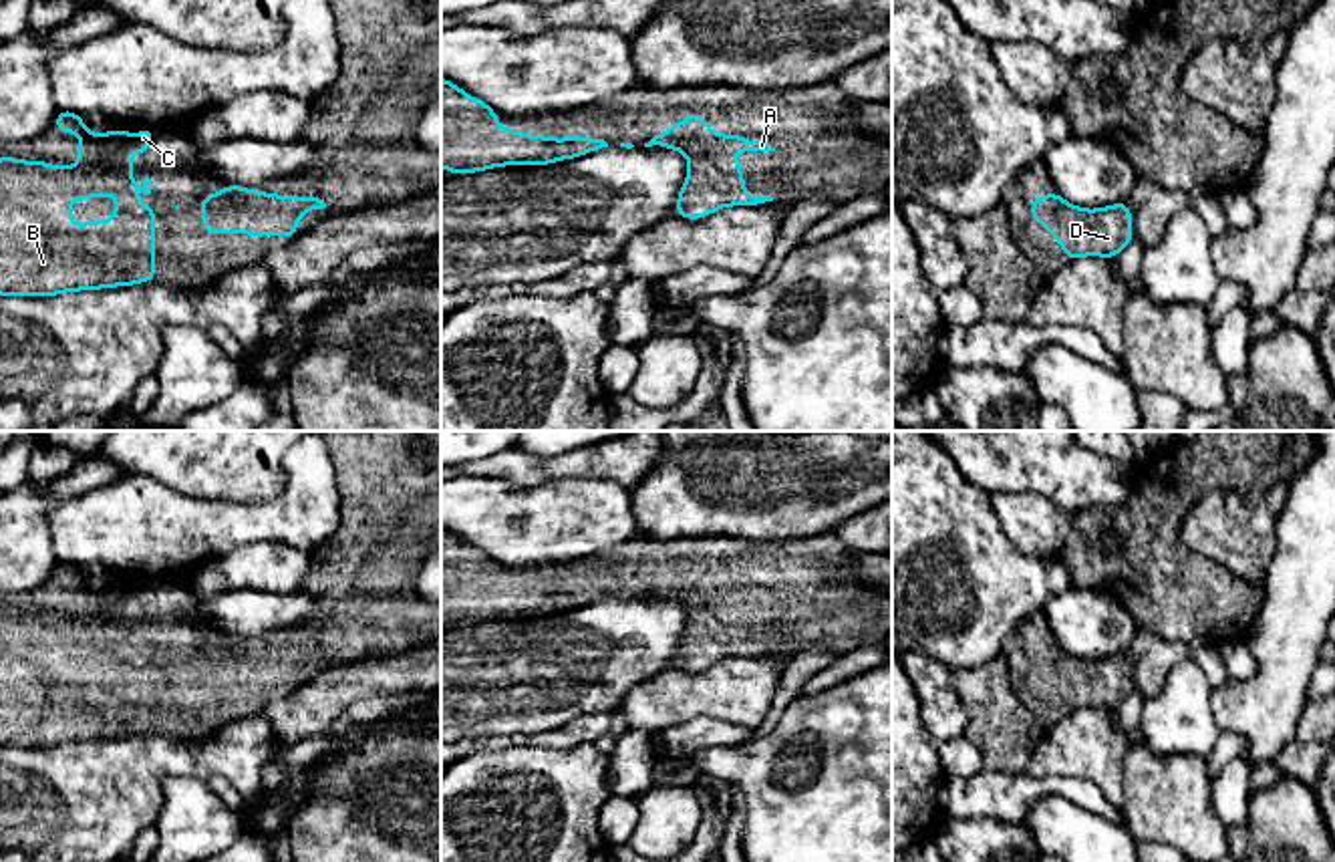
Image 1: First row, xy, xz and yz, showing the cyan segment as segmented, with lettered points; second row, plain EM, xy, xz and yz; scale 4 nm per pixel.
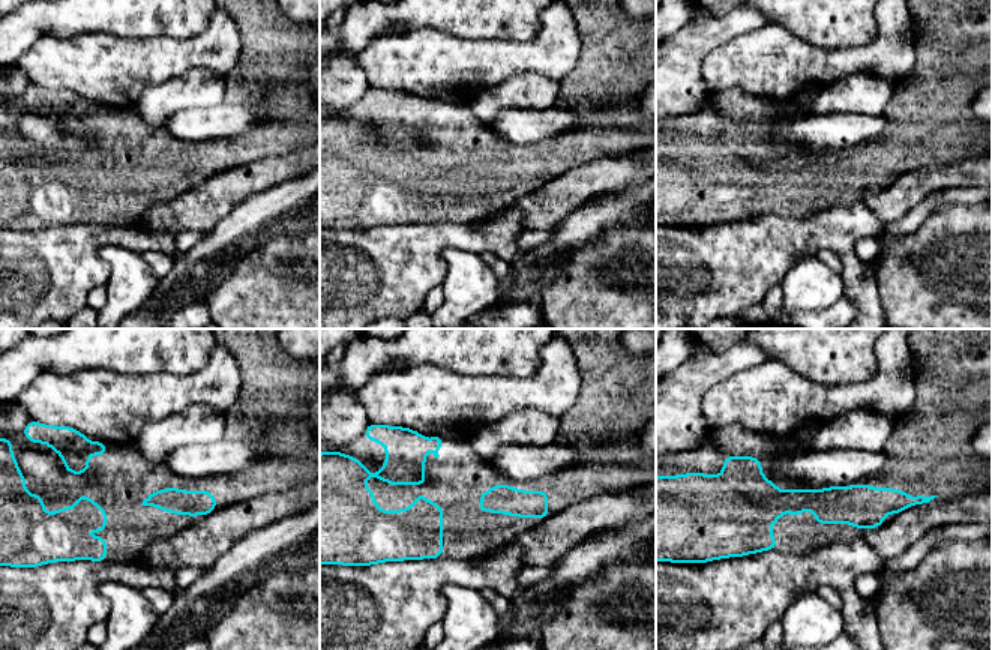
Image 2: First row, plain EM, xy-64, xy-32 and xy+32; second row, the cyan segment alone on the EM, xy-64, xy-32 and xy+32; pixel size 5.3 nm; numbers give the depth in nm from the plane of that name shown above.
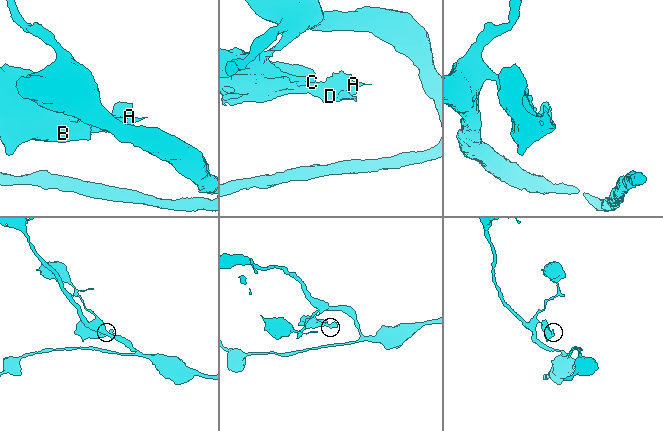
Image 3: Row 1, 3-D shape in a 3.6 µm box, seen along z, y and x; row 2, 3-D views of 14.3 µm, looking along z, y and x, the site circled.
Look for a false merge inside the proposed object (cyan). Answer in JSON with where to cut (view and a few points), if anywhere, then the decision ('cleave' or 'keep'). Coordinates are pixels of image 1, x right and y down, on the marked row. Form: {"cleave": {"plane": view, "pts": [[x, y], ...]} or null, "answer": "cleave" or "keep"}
{"cleave": null, "answer": "keep"}

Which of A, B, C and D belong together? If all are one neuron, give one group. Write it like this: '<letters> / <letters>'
A B C D

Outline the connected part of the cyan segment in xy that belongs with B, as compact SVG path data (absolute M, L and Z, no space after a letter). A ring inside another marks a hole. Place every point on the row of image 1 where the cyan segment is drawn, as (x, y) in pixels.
M58 111L54 127L81 137L79 163L54 167L42 161L0 159L0 294L54 296L75 290L97 290L153 282L155 278L155 207L135 201L131 153L151 153L149 139L157 129L143 127L131 137L117 127L113 133L91 133L81 115ZM119 195L115 218L70 224L70 201Z

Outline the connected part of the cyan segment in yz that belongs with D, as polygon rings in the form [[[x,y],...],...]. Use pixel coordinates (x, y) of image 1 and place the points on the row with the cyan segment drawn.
[[[1051,191],[1031,201],[1029,218],[1035,218],[1057,238],[1067,260],[1079,256],[1105,256],[1111,260],[1134,240],[1128,201],[1101,209],[1081,209]]]

